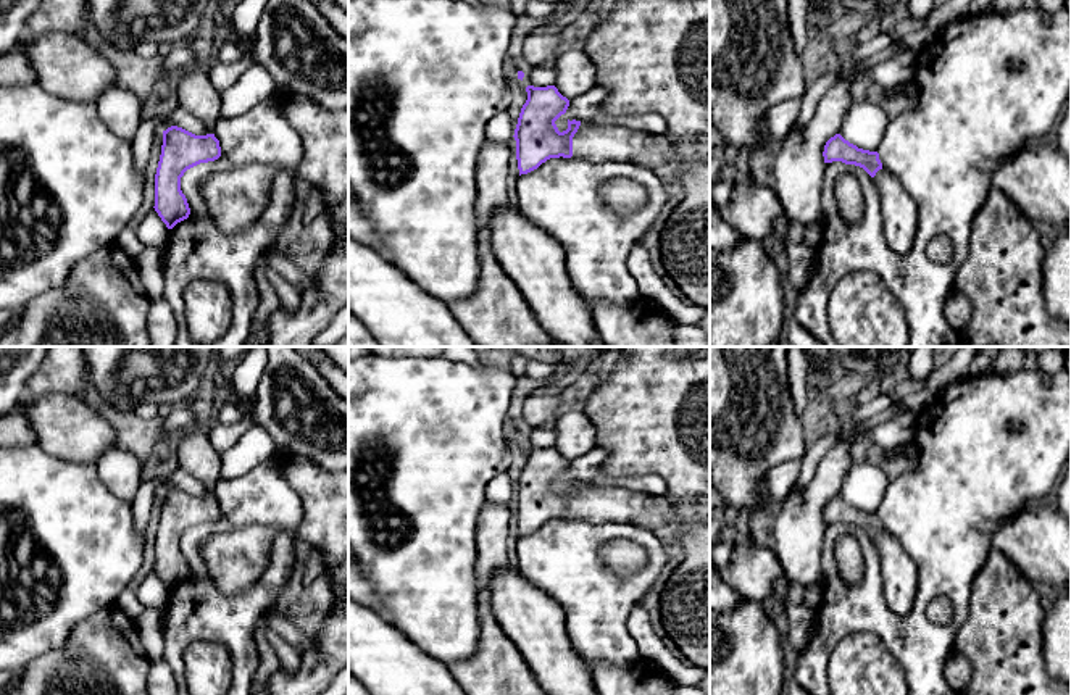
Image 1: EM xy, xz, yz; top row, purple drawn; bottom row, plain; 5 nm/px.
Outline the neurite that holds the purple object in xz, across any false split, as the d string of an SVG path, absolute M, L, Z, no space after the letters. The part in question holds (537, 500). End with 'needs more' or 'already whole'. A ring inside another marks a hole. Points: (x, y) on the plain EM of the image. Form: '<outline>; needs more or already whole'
M527 447L527 461L515 490L519 537L550 519L579 519L592 524L624 522L650 531L674 526L676 505L663 497L632 493L621 487L569 482L560 493L555 482L566 474L569 461L555 447Z; needs more

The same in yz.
M836 495L826 503L823 518L824 524L860 527L873 539L881 553L886 601L897 614L910 613L916 593L916 568L900 543L882 529L879 514L858 510Z; needs more

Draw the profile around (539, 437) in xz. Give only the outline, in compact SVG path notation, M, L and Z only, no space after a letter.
M537 427L537 429L524 429L523 434L524 434L523 445L526 448L527 447L534 447L534 448L555 447L553 431Z

